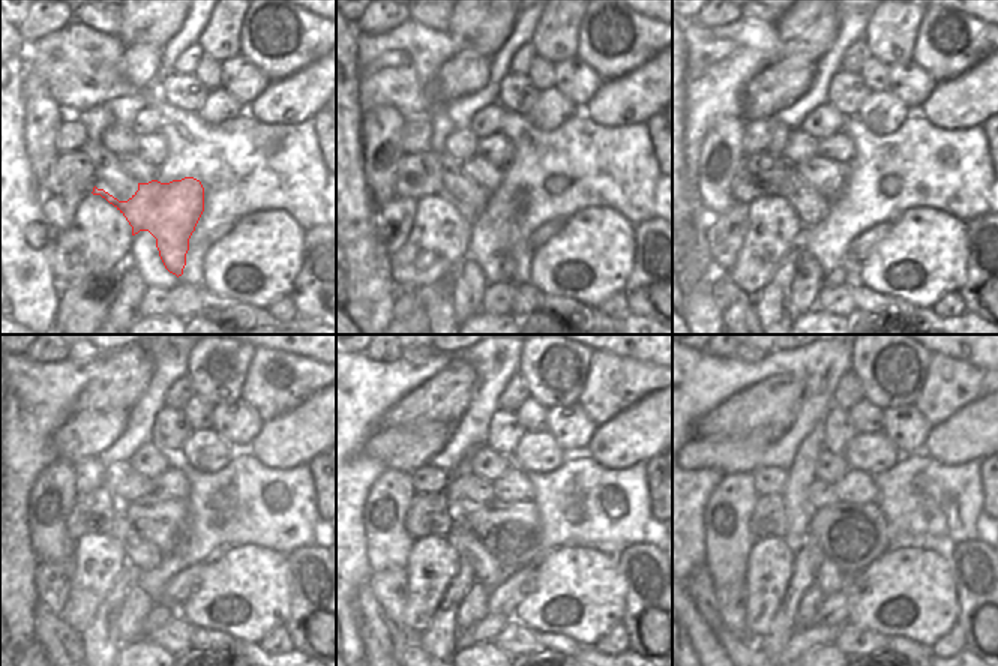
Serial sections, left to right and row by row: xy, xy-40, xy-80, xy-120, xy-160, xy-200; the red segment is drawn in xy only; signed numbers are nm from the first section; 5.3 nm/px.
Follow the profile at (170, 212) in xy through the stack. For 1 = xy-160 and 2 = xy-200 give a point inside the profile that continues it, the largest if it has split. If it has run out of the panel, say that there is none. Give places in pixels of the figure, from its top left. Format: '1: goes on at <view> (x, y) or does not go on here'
1: goes on at xy-160 (486, 630)
2: goes on at xy-200 (803, 639)

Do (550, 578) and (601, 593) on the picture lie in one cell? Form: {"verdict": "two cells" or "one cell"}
{"verdict": "one cell"}

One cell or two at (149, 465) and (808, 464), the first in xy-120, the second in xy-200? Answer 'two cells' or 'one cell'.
two cells

